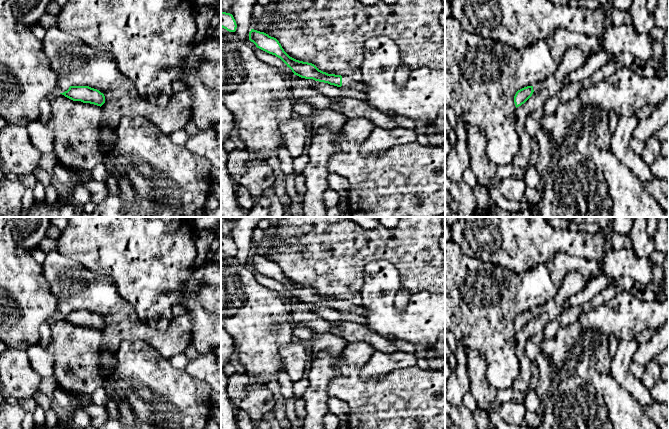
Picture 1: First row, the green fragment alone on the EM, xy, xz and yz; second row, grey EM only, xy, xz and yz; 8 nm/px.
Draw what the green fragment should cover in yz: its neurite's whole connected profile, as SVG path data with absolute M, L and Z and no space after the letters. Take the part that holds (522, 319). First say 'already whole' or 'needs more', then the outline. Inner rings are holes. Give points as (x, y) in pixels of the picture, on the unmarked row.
already whole; M527 310L518 314L514 320L516 332L524 328L533 318L533 310Z

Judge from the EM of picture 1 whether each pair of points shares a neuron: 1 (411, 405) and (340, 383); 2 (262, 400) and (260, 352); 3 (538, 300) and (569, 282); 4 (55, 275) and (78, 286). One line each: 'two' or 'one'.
1: one
2: two
3: two
4: one

